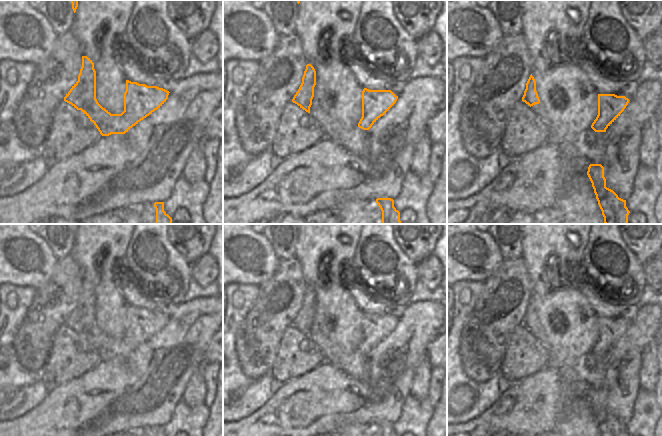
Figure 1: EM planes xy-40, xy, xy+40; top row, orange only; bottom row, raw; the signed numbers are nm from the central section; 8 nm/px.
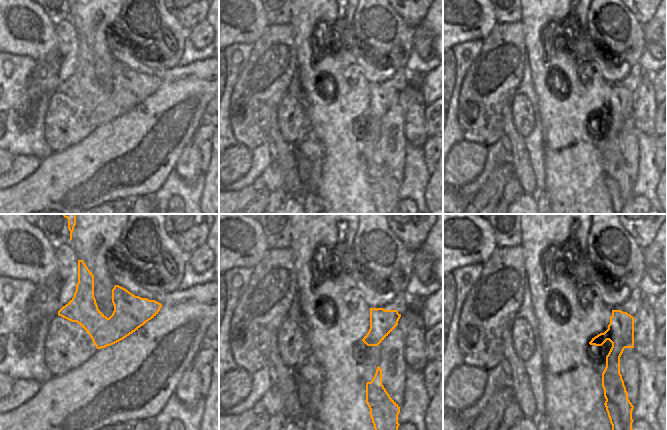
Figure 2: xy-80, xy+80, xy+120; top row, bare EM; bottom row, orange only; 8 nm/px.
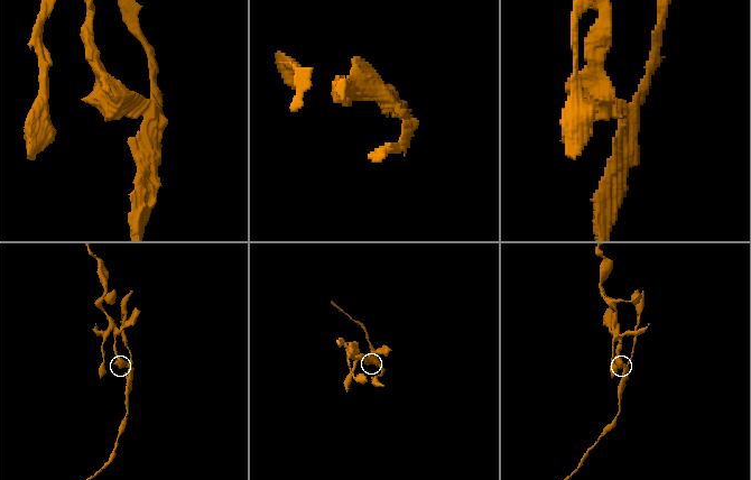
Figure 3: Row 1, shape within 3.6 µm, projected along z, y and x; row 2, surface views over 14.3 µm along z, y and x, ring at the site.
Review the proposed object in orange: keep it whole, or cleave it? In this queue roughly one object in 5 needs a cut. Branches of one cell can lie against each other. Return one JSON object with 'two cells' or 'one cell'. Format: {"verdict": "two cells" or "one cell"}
{"verdict": "two cells"}

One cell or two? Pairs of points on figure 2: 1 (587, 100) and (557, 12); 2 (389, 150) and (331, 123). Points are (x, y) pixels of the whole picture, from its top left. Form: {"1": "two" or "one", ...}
{"1": "one", "2": "two"}

